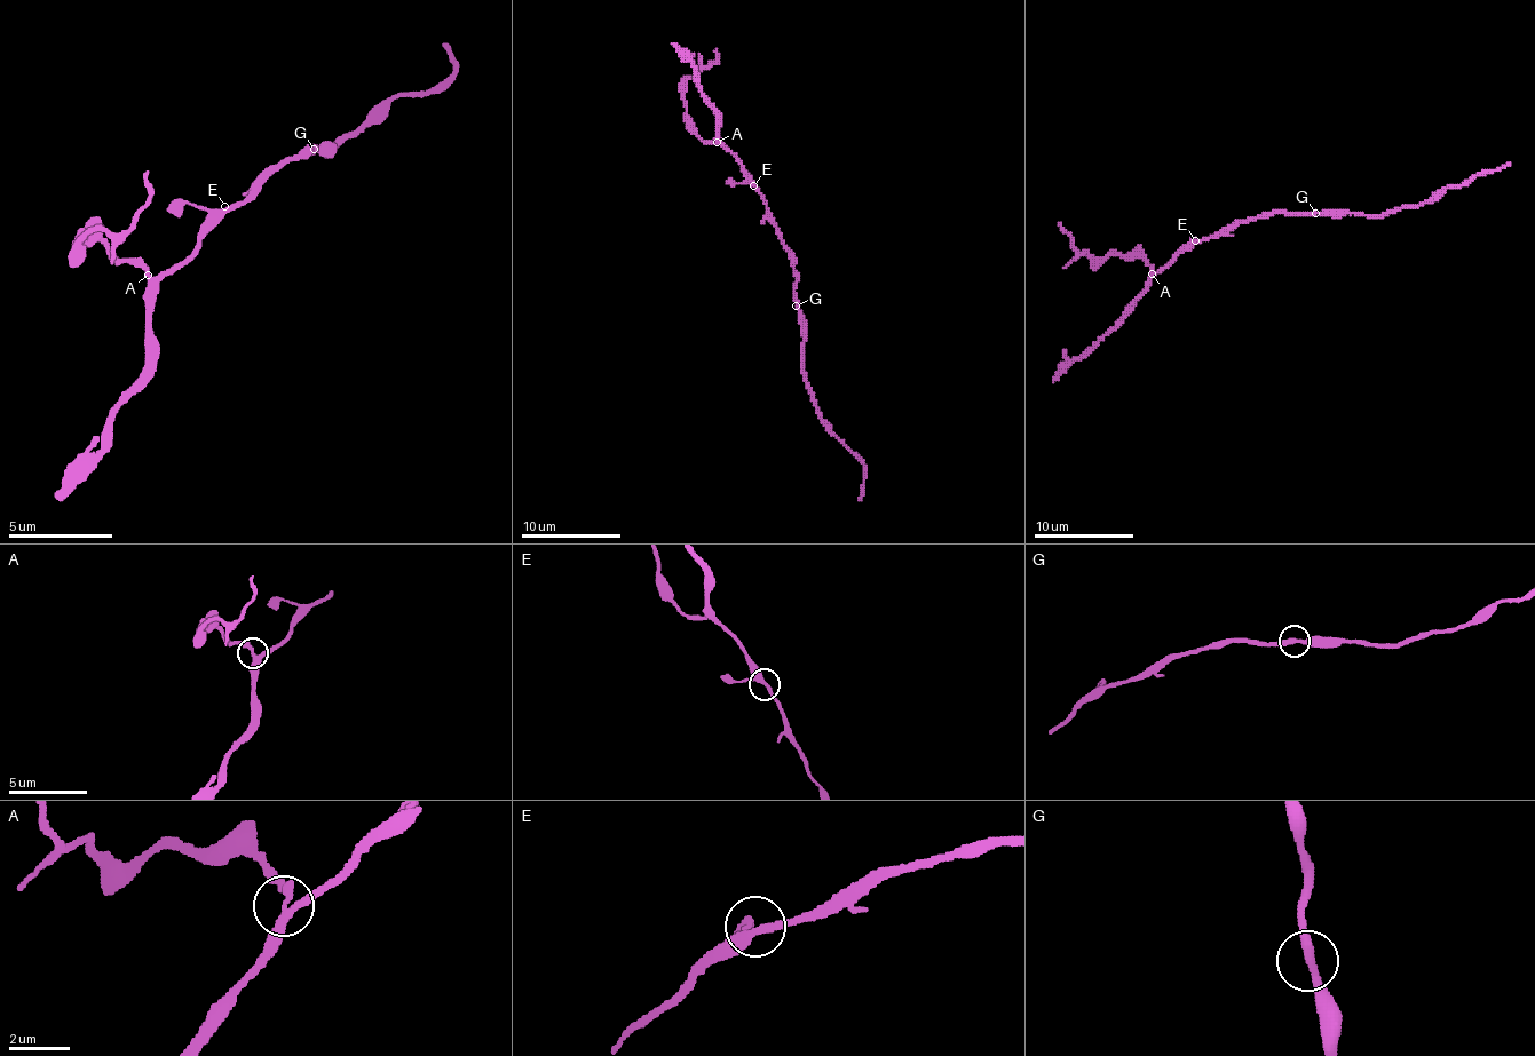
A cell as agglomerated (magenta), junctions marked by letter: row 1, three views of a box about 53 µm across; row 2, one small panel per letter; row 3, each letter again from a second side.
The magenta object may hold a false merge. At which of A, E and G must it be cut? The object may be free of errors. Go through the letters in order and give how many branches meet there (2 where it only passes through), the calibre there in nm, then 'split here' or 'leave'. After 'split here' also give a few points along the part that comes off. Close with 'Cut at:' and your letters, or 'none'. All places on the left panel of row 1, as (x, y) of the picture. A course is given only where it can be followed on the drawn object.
A: 3 | 280 nm | split here | (147, 274), (120, 263), (100, 241), (85, 237), (79, 241), (136, 221), (147, 195), (147, 169)
E: 3 | 280 nm | leave
G: 2 | 280 nm | leave
Cut at: A

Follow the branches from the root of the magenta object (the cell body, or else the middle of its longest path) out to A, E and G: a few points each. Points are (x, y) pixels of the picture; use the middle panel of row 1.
A: (784, 246), (781, 233), (751, 176), (717, 141)
E: (784, 246), (764, 196), (753, 185)
G: (784, 246), (796, 278), (796, 306)

